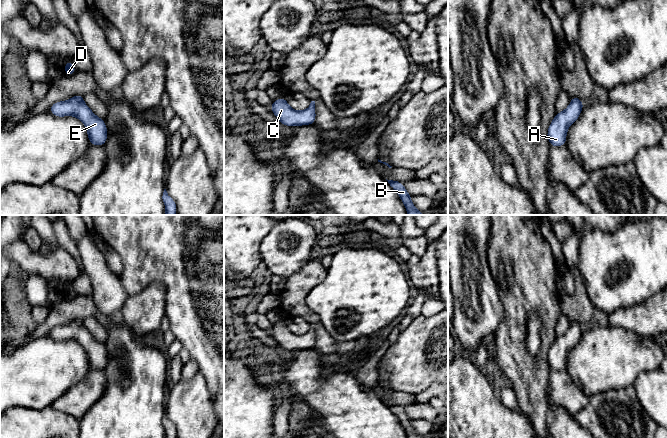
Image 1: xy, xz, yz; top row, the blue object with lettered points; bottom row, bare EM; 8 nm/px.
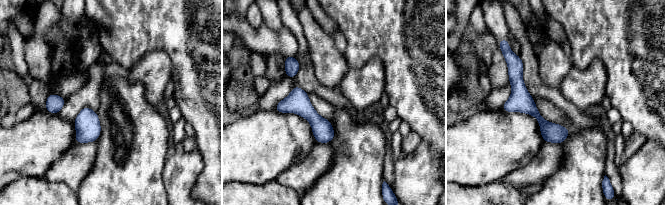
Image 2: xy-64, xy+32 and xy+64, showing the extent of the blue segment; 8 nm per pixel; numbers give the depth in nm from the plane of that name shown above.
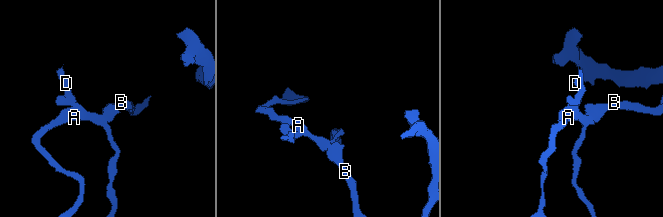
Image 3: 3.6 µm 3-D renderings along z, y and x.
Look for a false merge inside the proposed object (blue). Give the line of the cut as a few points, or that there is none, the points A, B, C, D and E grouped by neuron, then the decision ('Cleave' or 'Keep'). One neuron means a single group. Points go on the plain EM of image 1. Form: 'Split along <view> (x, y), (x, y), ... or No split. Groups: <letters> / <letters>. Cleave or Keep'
No split. Groups: A B C D E. Keep

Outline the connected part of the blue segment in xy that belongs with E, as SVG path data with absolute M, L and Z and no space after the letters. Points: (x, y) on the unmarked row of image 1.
M74 319L67 325L55 326L50 337L56 341L75 340L83 346L87 353L90 369L104 370L108 356L104 343L97 341L85 328L83 319Z

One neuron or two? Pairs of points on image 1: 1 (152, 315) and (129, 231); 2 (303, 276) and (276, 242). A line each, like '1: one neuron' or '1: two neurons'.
1: two neurons
2: two neurons

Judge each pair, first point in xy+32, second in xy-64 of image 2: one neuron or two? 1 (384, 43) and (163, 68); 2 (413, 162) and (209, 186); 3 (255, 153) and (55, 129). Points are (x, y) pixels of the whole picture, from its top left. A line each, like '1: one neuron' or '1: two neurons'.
1: two neurons
2: two neurons
3: one neuron

